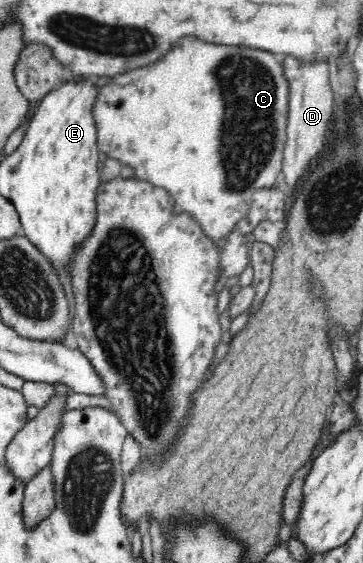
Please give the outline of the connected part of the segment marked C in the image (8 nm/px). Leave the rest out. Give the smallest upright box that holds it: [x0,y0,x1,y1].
[91,34,289,243]

